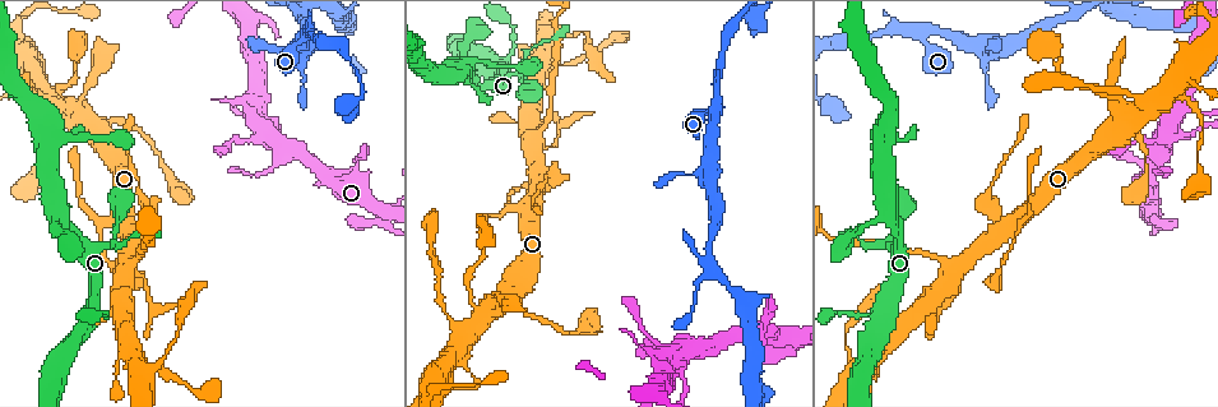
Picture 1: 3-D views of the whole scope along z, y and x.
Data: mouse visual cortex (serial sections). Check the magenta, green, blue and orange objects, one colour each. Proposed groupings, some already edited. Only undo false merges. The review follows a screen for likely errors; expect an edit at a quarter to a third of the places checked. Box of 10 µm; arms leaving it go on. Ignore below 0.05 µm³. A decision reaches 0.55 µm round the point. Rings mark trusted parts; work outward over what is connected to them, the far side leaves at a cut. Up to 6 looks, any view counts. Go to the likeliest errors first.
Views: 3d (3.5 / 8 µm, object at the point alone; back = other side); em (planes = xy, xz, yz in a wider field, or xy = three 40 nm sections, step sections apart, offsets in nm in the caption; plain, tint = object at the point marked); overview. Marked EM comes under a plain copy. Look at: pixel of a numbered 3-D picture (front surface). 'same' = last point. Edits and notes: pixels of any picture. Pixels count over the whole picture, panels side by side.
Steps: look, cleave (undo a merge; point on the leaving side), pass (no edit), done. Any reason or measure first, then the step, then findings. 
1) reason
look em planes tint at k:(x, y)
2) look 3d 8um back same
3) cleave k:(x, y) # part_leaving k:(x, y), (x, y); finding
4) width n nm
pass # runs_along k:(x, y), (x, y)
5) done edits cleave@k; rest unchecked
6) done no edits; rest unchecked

sharp bend
look 3d 3.5um at 1:(921, 28)

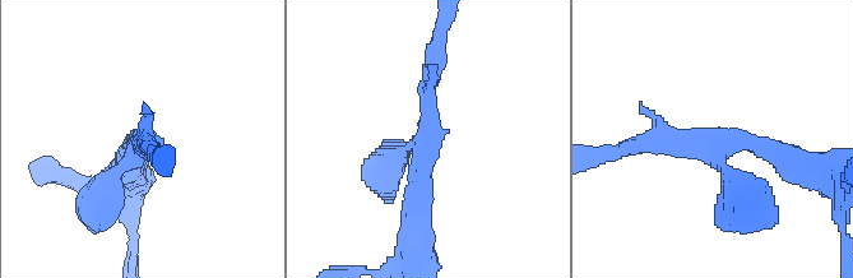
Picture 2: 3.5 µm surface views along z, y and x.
need the tissue
look em xy step 5 tint at 2:(707, 139)

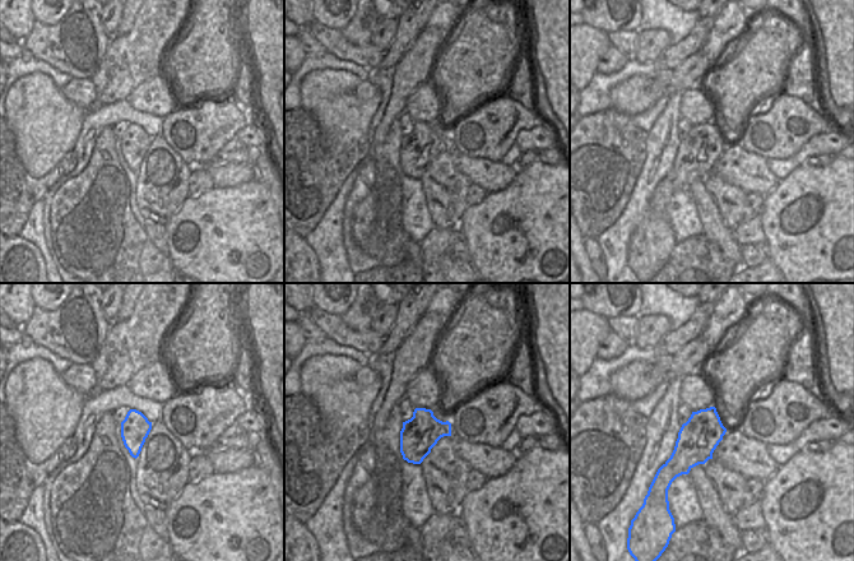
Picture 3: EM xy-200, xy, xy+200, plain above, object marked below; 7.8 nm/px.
width 300 nm
pass # runs_along 2:(747, 204), (709, 142), (624, 146); continuous, no second cell

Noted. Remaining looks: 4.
sharp bend
look em xy step 3 tint at 1:(786, 350)

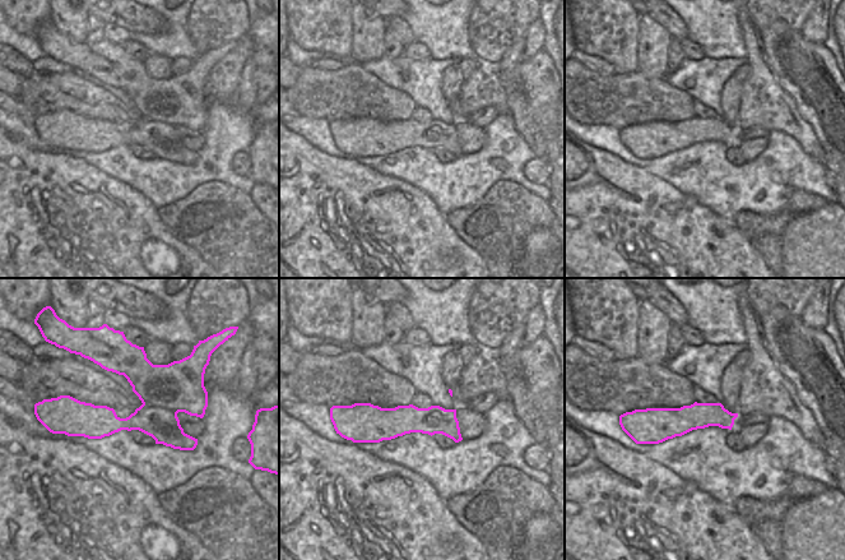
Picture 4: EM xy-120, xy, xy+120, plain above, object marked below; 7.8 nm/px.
see where the arms go
look 3d 3.5um same

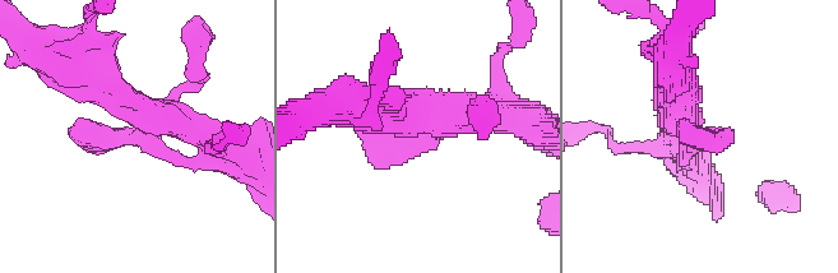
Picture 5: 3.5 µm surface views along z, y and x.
pass # runs_along 5:(110, 92), (144, 139), (74, 124); one cell here

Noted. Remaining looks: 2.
sharp bend
look 3d 3.5um back at 1:(557, 180)

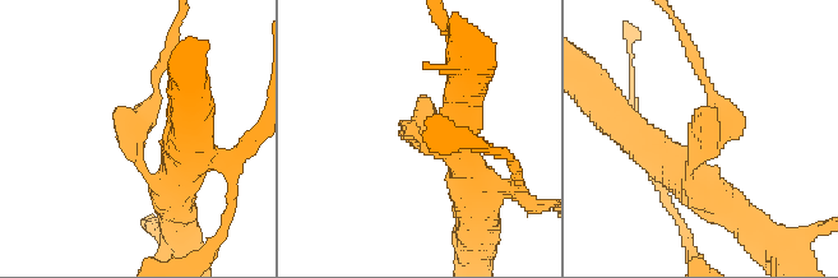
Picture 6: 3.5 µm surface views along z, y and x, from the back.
arm_widths 200, 450 nm
look em xy step 5 tint at 6:(130, 150)

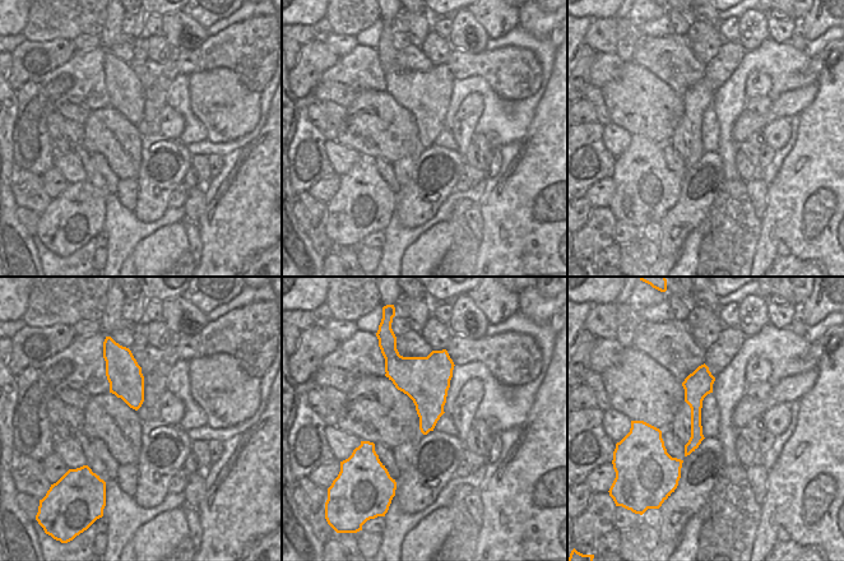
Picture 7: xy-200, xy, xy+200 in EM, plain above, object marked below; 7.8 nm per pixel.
pass # runs_along 6:(668, 167), (689, 179), (705, 152), (705, 80); one cell here

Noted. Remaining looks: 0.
done no edits; rest unchecked

